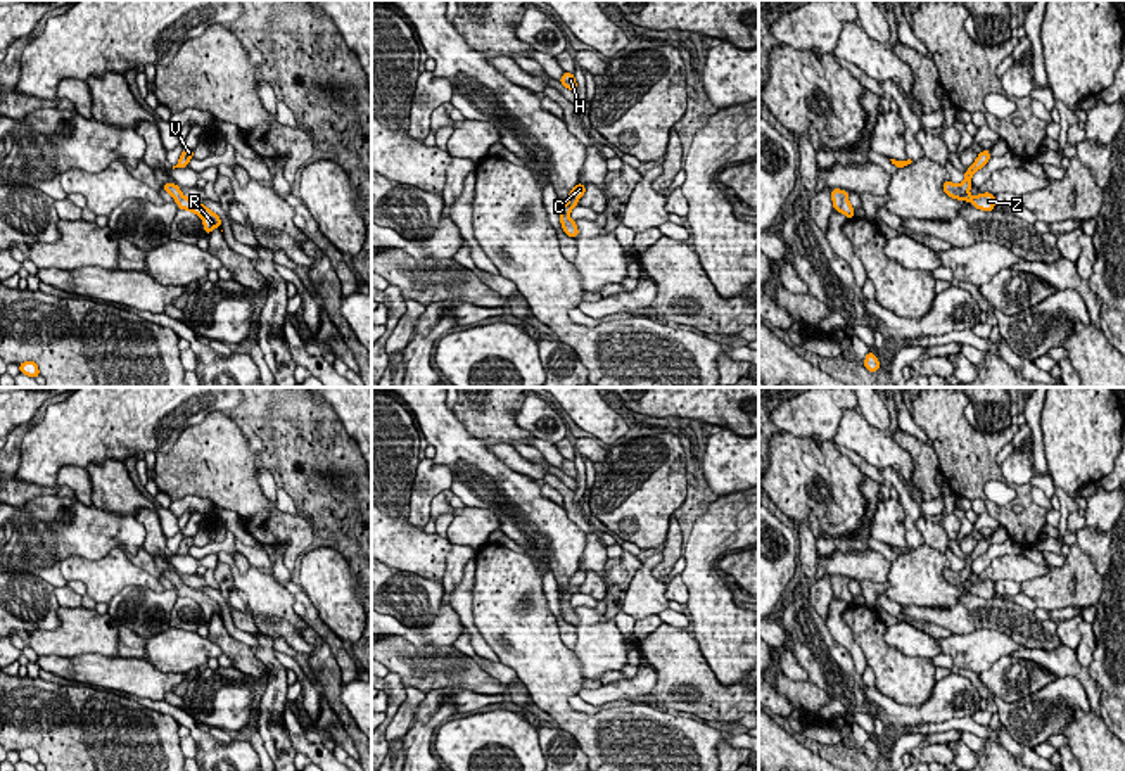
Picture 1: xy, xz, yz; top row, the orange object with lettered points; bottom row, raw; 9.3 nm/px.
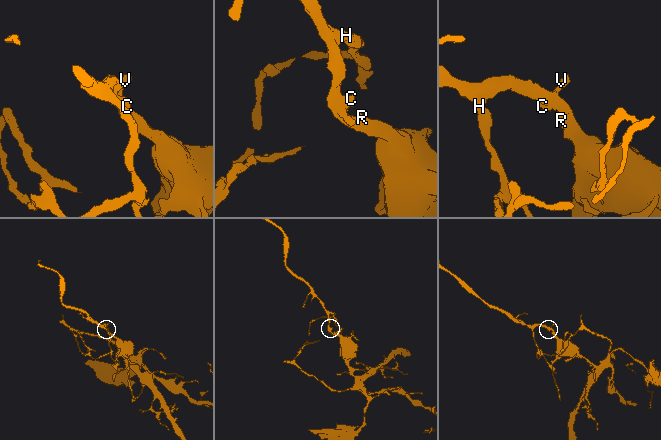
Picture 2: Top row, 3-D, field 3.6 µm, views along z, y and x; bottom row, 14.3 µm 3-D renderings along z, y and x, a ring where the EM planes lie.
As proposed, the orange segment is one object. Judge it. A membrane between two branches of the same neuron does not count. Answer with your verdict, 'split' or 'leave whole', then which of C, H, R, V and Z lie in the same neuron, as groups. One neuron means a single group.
leave whole; groups C H R V Z

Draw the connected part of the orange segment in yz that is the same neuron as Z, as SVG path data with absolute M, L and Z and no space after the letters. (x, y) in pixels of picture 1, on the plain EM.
M985 536L983 539L978 541L976 548L964 560L964 569L963 570L954 572L949 567L944 569L942 574L944 574L944 579L949 584L971 589L976 596L982 596L982 598L994 598L995 584L990 579L985 579L983 583L978 579L975 586L969 583L971 564L973 564L975 558L987 553L987 550L990 546L988 538L990 536Z

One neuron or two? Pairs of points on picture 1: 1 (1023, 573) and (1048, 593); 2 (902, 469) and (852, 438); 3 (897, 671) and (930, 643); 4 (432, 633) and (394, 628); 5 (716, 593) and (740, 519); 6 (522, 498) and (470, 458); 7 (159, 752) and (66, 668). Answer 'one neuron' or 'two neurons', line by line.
1: two neurons
2: one neuron
3: two neurons
4: one neuron
5: one neuron
6: one neuron
7: two neurons

